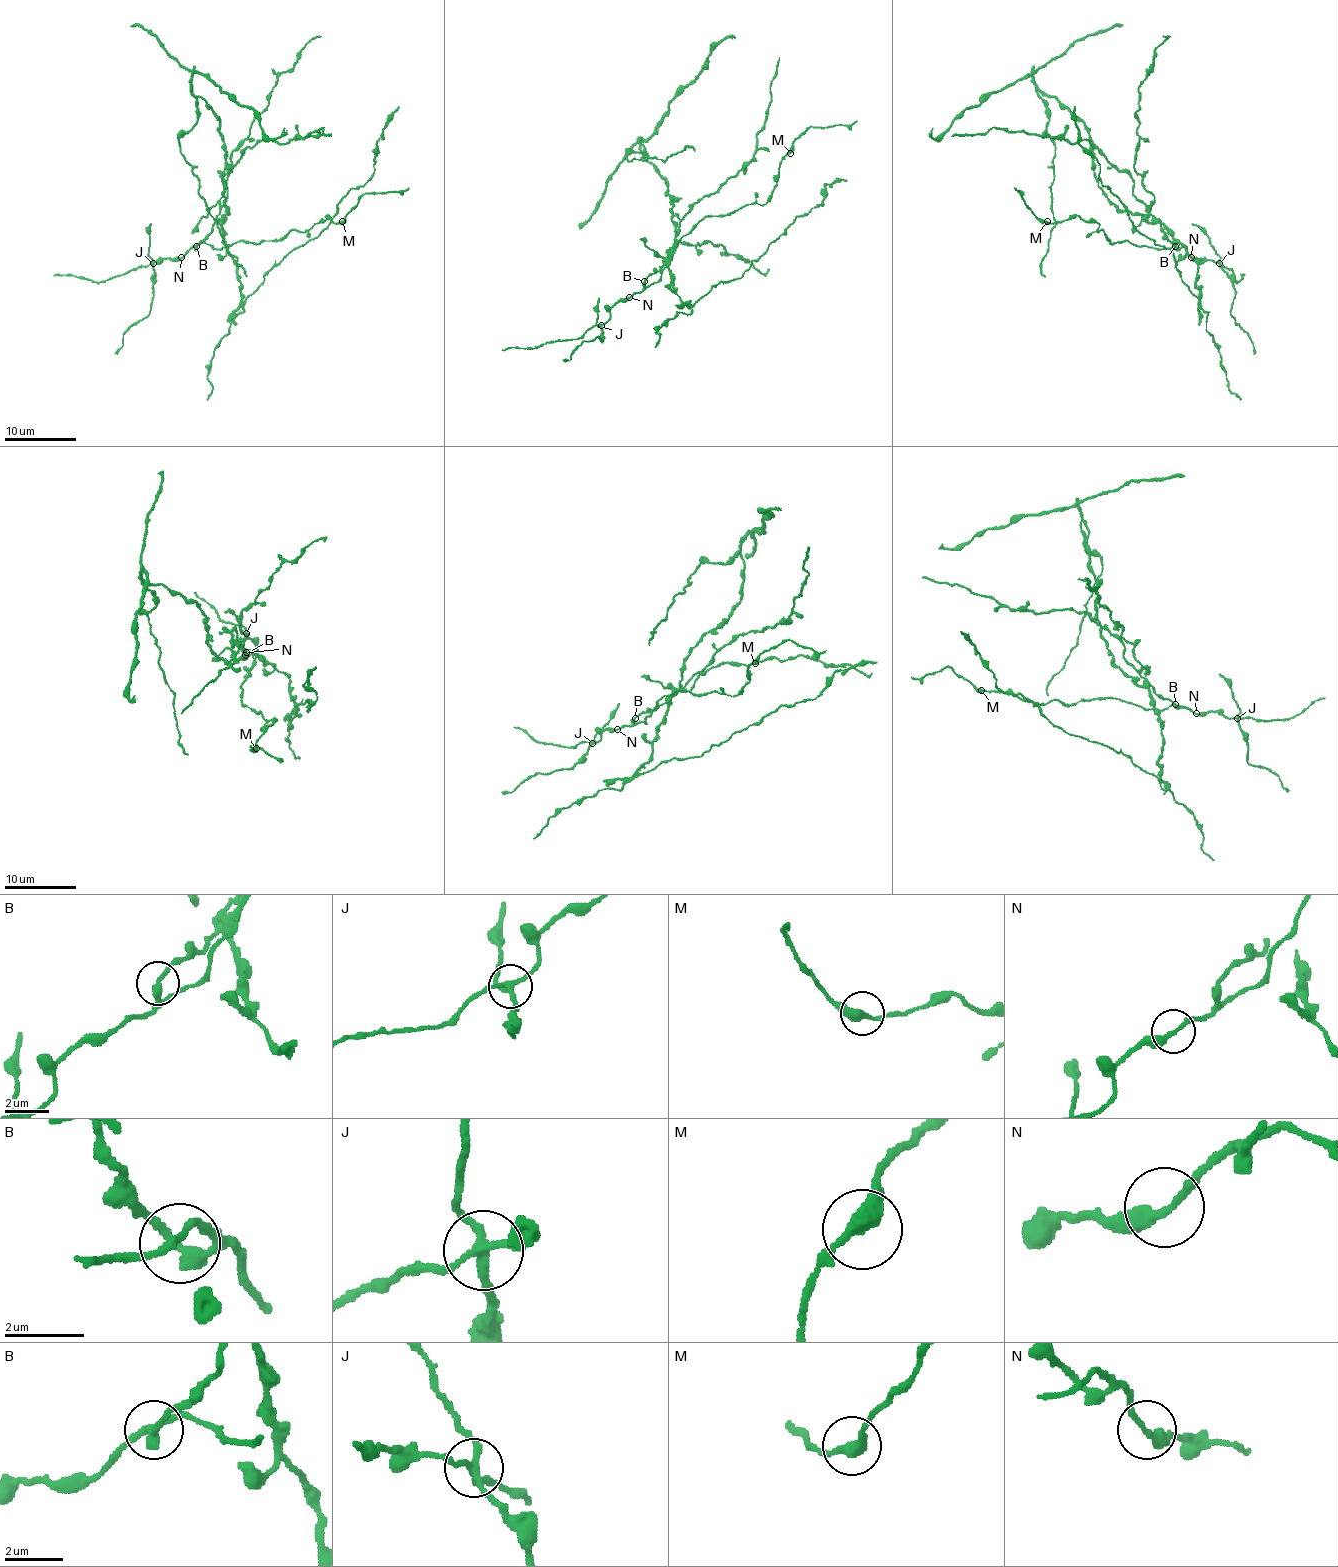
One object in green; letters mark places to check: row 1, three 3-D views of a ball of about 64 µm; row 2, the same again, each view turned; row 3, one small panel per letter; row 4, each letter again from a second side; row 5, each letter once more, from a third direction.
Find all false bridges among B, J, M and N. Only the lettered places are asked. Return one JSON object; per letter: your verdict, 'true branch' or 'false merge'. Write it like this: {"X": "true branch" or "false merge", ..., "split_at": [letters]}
{"B": "false merge", "J": "false merge", "M": "true branch", "N": "true branch", "split_at": ["B", "J"]}

